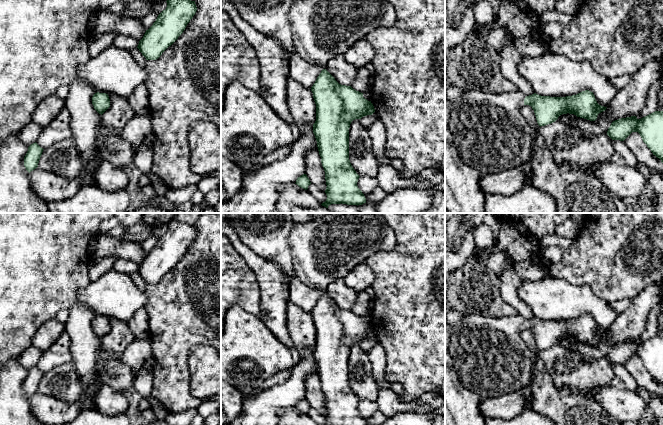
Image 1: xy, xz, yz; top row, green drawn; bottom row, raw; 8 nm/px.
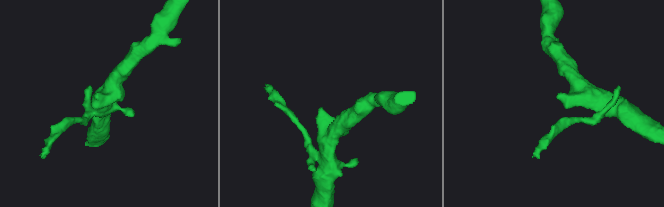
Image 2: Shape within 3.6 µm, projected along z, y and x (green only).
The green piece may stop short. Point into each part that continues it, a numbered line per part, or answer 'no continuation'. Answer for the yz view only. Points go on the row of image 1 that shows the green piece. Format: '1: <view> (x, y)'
1: yz (488, 130)

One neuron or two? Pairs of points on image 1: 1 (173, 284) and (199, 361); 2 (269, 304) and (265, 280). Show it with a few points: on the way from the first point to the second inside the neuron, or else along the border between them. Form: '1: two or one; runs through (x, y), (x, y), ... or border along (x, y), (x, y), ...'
1: two; border along (210, 345), (191, 348), (188, 369)
2: one; runs through (269, 298), (268, 286)

